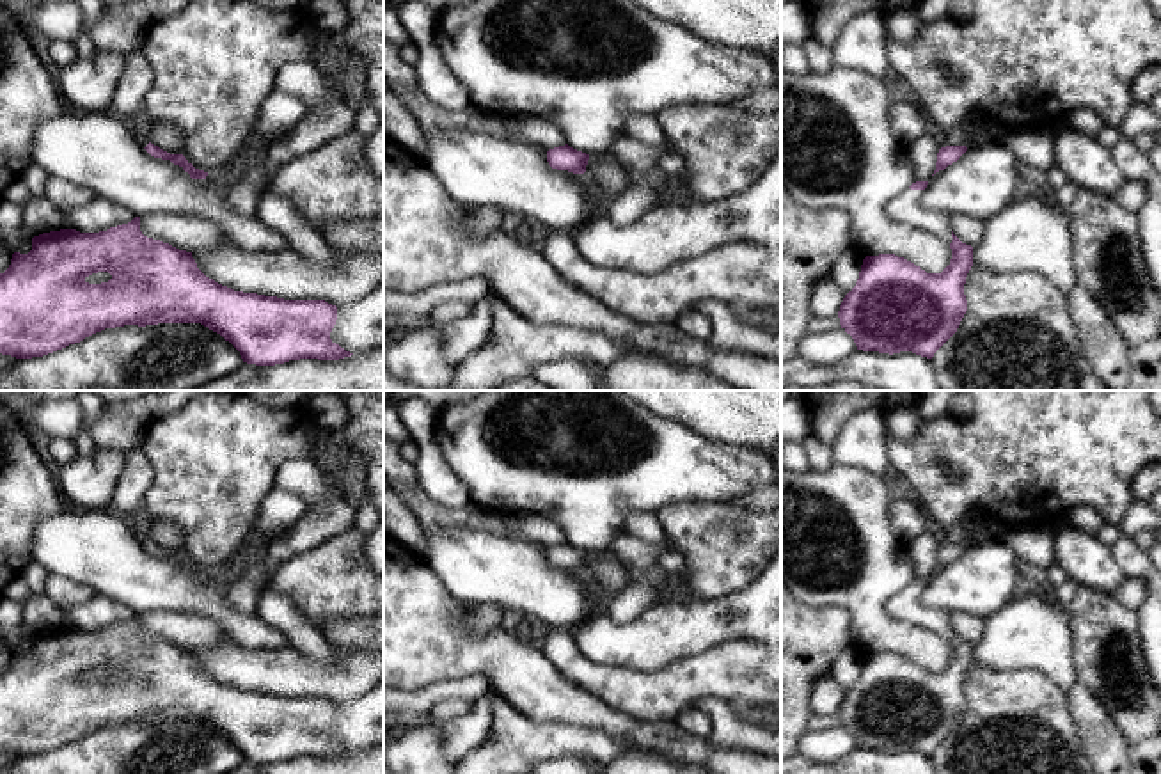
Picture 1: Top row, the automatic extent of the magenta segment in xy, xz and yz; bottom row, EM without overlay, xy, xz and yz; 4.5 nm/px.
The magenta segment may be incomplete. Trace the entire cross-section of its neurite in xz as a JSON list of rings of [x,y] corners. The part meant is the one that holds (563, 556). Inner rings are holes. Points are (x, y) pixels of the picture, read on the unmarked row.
[[[568,541],[549,547],[547,559],[552,566],[584,572],[589,552],[570,545]]]

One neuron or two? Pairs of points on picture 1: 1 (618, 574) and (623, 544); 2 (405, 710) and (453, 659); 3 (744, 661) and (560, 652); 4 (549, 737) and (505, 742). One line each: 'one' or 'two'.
1: two
2: two
3: one
4: one

